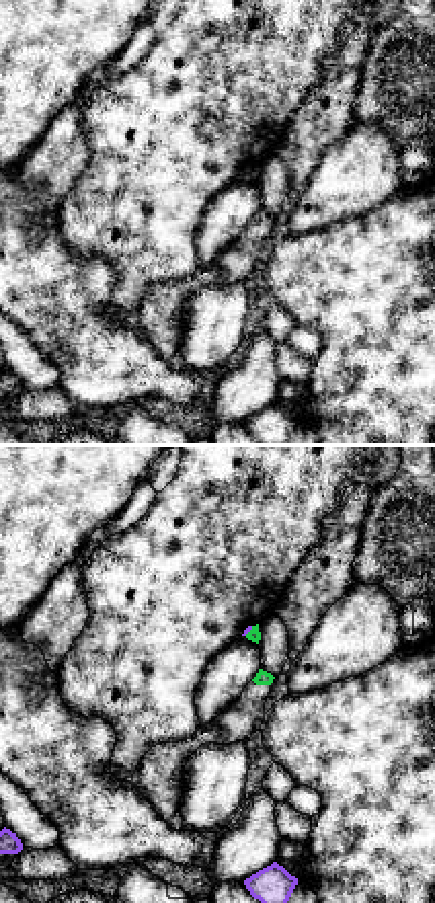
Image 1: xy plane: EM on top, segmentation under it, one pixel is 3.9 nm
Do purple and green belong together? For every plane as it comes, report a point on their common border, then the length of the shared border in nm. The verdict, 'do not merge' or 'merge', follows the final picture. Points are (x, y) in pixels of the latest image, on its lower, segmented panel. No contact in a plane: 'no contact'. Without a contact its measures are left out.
meets purple at (249, 631); contact 50 nm long

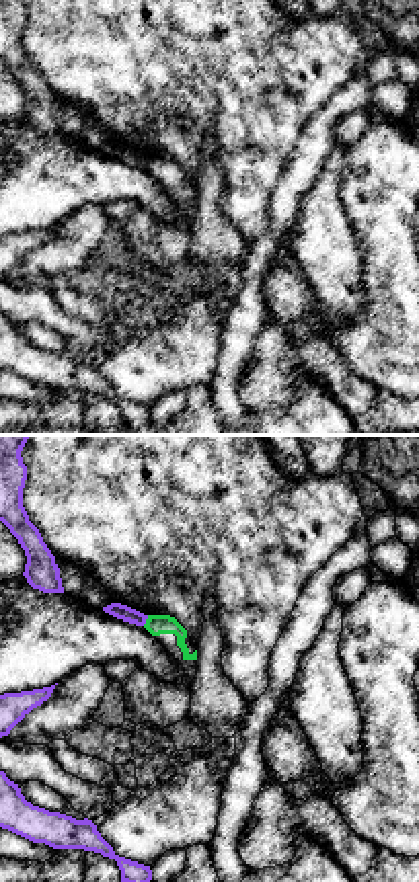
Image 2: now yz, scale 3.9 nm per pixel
meets purple at (146, 618); contact 50 nm long

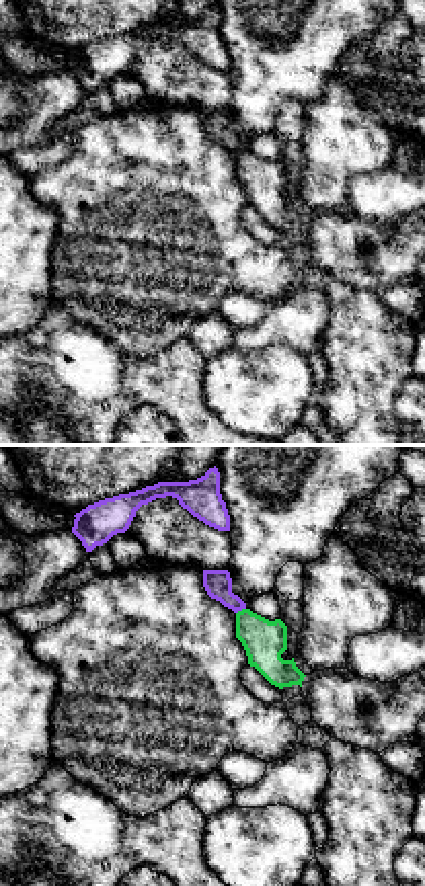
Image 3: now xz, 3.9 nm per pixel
meets purple at (241, 610); contact 50 nm long

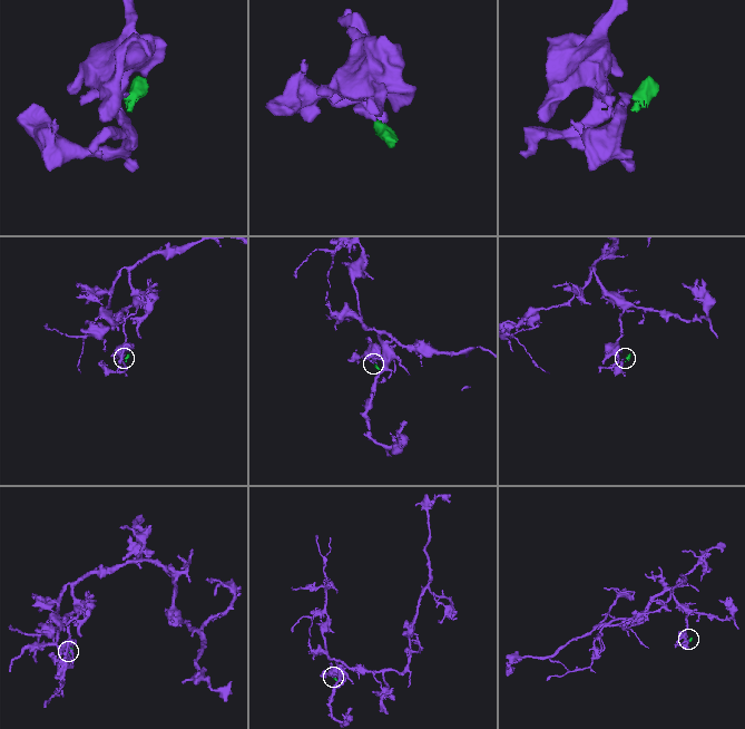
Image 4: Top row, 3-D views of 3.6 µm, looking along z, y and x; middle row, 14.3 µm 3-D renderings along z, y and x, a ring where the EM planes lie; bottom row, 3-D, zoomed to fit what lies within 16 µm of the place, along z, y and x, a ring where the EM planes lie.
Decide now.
do not merge

